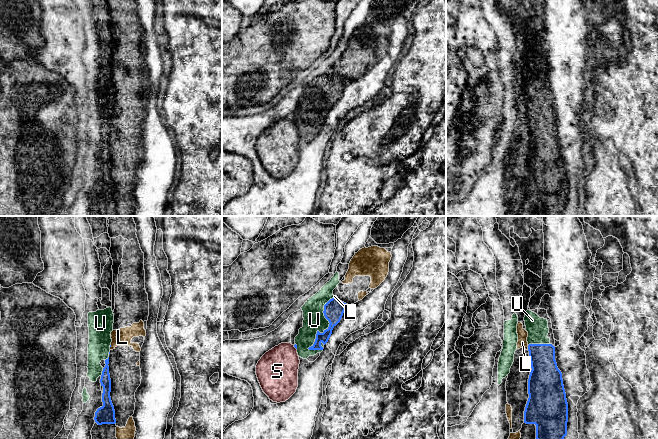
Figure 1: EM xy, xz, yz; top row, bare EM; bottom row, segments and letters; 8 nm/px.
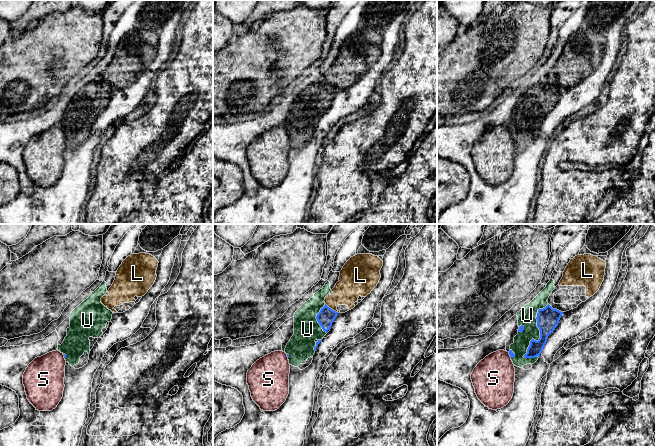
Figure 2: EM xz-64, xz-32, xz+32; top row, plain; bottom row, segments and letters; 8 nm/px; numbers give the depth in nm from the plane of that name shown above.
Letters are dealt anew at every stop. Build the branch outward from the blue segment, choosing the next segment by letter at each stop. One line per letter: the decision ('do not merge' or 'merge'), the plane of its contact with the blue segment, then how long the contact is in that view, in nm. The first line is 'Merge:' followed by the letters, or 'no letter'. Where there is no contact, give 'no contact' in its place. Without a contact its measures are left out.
Merge: U
L: do not merge | yz | 40 nm
S: do not merge | xz | 50 nm
U: merge | xz | 480 nm

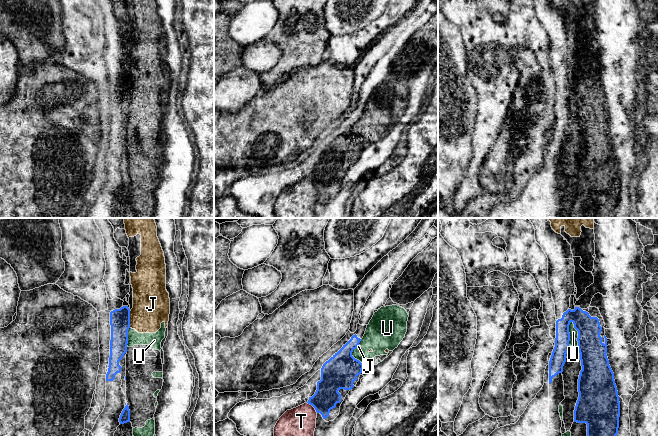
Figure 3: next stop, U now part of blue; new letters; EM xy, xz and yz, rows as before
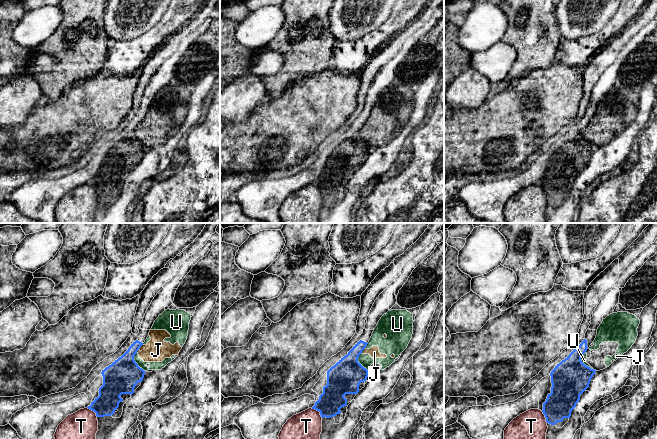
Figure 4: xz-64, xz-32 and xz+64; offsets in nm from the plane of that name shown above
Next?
Merge: no letter
J: do not merge | xy | 140 nm
T: do not merge | xz | 120 nm
U: do not merge | yz | 240 nm

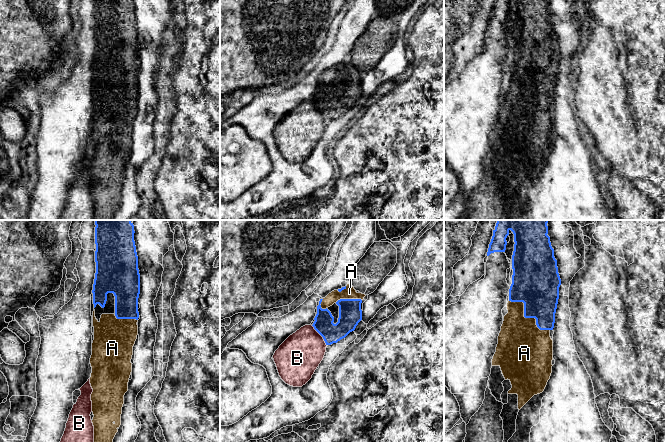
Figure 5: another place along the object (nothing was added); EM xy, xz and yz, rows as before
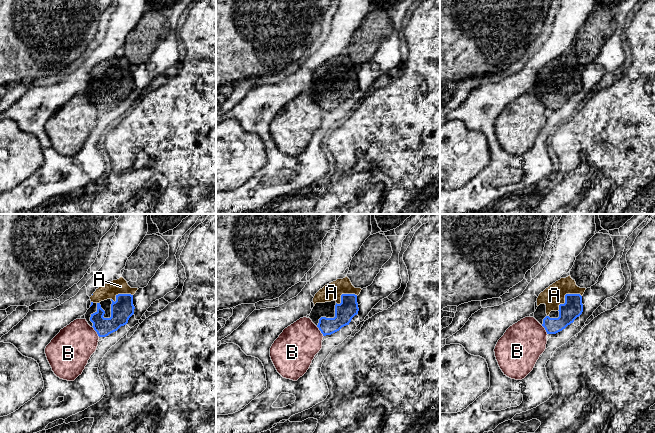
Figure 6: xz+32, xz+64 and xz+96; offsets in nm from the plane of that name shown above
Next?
Merge: A
A: merge | yz | 400 nm
B: do not merge | xz | 200 nm

